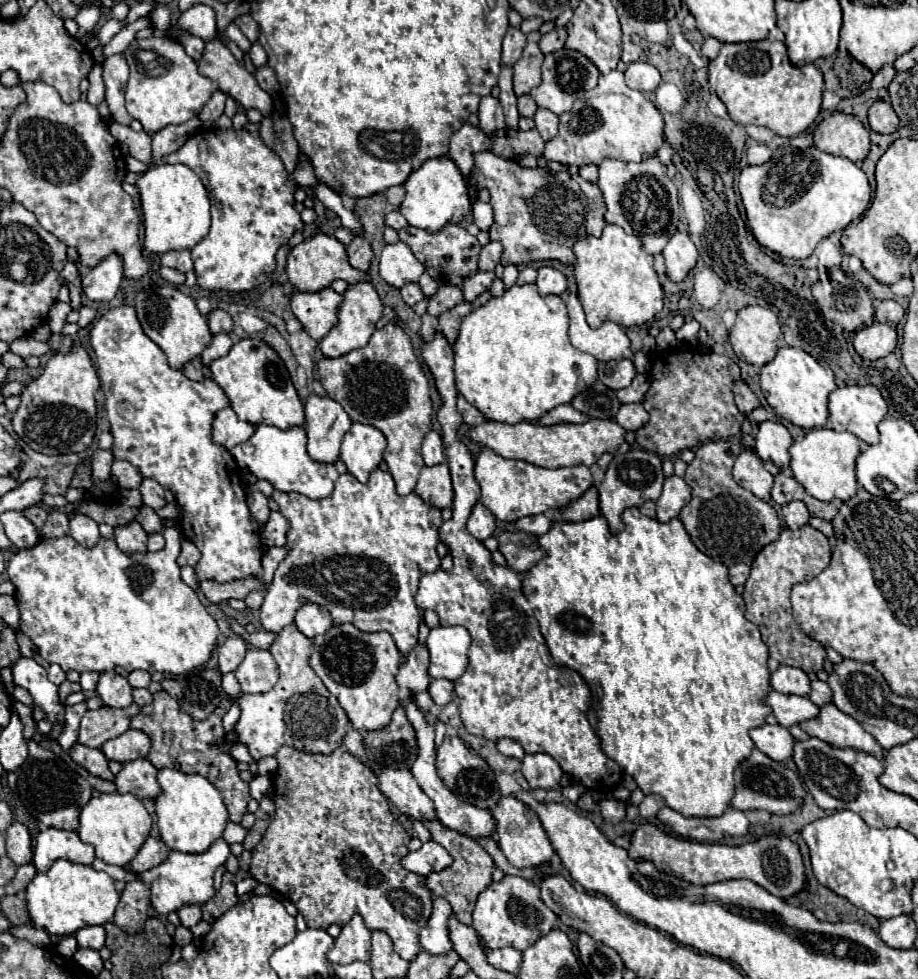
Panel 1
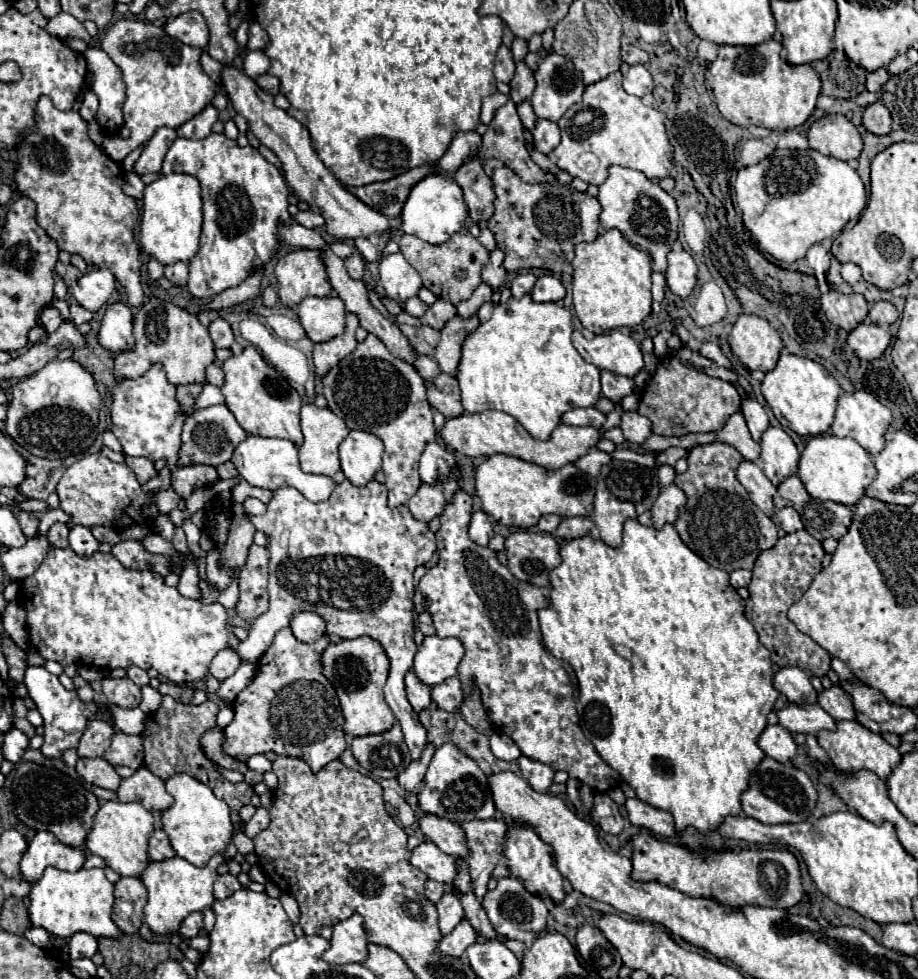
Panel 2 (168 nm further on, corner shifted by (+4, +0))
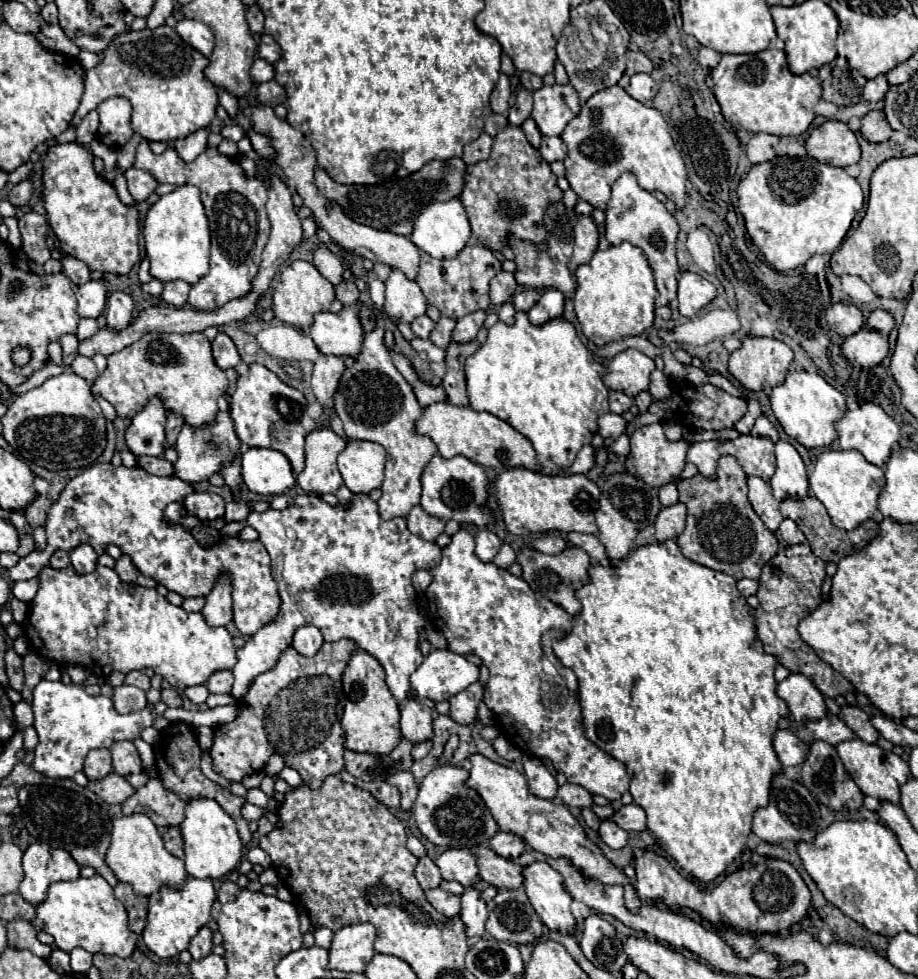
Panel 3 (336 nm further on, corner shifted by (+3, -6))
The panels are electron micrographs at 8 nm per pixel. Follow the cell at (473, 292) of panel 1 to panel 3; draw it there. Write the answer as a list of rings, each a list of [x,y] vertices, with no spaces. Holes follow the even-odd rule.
[[[477,310],[473,314],[467,314],[467,316],[459,318],[457,326],[453,330],[453,340],[473,340],[473,336],[477,336],[477,330],[483,324],[485,316],[487,314],[483,310]]]

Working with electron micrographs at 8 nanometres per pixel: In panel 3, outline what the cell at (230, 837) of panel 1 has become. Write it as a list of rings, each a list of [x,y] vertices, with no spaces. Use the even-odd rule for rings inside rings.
[[[255,846],[255,848],[249,848],[249,852],[247,852],[247,860],[251,862],[251,864],[261,864],[263,868],[271,868],[271,860],[269,860],[269,856],[259,848],[259,846]]]

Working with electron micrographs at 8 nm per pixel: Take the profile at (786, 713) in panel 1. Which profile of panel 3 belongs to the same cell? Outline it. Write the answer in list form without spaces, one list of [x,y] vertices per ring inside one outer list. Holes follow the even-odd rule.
[[[827,714],[825,718],[819,718],[819,720],[809,720],[805,722],[803,728],[813,734],[813,740],[823,740],[833,746],[843,740],[855,738],[855,734],[847,728],[847,724],[833,714]]]

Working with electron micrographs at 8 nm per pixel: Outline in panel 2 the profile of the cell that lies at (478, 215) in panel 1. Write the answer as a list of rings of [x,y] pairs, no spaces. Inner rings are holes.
[[[496,92],[496,94],[488,96],[488,98],[484,100],[484,104],[482,104],[482,122],[484,122],[484,124],[490,124],[492,118],[494,118],[494,112],[496,112],[500,106],[504,106],[504,102],[508,102],[508,96],[502,94],[502,92]]]

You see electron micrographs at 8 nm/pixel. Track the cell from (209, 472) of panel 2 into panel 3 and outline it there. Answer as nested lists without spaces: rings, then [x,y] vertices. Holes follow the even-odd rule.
[[[95,464],[85,468],[81,474],[71,478],[57,502],[51,506],[45,528],[47,542],[43,550],[33,550],[31,554],[19,558],[15,566],[7,570],[13,582],[31,580],[39,574],[55,550],[65,548],[67,552],[87,542],[97,554],[103,554],[107,544],[115,544],[123,554],[133,558],[133,564],[141,574],[151,576],[165,588],[189,598],[207,596],[213,588],[215,576],[227,570],[233,580],[233,622],[241,634],[255,634],[261,626],[269,624],[277,616],[279,596],[277,584],[271,578],[271,560],[265,546],[255,542],[245,542],[241,538],[221,538],[219,544],[203,548],[195,538],[185,532],[179,524],[165,524],[163,508],[171,502],[182,501],[195,492],[193,484],[177,476],[149,476],[139,468],[115,468],[113,464]]]

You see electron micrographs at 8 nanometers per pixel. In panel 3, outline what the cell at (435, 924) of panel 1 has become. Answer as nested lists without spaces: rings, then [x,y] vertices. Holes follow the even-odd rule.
[[[429,856],[419,858],[419,864],[415,868],[415,878],[419,880],[423,890],[433,890],[441,884],[441,872],[439,868],[433,864],[433,860]]]

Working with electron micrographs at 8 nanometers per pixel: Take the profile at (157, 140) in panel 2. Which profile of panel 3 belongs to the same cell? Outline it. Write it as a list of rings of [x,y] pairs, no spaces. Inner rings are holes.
[[[135,166],[125,170],[125,178],[127,178],[129,192],[137,202],[143,202],[157,186],[157,180],[147,170],[139,170]]]

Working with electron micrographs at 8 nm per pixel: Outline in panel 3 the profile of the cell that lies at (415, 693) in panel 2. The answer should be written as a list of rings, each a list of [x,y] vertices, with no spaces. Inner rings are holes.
[[[409,698],[401,708],[401,734],[413,744],[431,738],[431,708],[417,698]]]

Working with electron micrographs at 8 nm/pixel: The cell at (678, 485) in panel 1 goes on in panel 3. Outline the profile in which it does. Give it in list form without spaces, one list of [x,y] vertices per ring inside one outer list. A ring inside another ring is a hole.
[[[677,502],[673,506],[667,506],[667,508],[661,508],[657,520],[655,520],[655,538],[659,542],[665,542],[669,538],[677,538],[683,528],[685,528],[685,504]]]

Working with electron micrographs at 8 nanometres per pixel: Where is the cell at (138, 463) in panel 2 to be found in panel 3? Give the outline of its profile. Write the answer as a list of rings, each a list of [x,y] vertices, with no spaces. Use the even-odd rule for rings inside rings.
[[[139,456],[137,466],[143,468],[147,474],[153,474],[153,476],[169,476],[169,474],[173,474],[173,464],[167,462],[165,458]]]

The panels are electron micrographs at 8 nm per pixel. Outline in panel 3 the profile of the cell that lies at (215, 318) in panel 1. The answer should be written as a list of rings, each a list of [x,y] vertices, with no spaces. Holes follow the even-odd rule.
[[[219,332],[211,344],[213,344],[213,358],[219,368],[227,370],[227,368],[235,368],[239,364],[241,356],[239,356],[233,340],[227,334]]]

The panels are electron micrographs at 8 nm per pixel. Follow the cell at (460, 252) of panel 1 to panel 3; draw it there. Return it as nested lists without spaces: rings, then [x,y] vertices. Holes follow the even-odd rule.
[[[465,246],[455,258],[449,260],[437,260],[429,256],[427,252],[421,252],[421,262],[419,262],[419,272],[417,272],[417,282],[427,298],[427,304],[439,308],[443,316],[449,316],[453,320],[475,312],[475,310],[485,310],[491,300],[489,300],[489,280],[501,272],[501,262],[497,256],[481,246]]]

